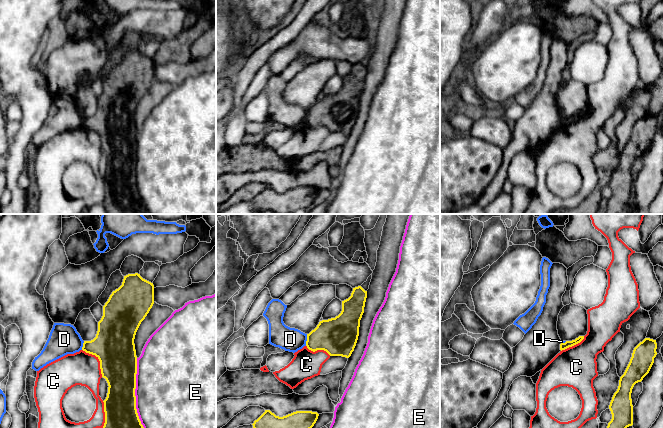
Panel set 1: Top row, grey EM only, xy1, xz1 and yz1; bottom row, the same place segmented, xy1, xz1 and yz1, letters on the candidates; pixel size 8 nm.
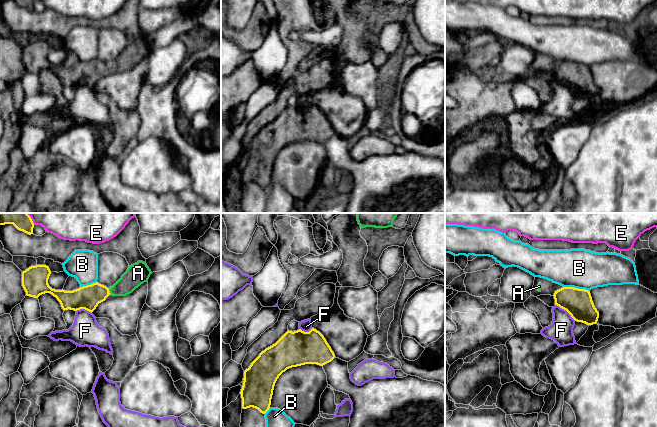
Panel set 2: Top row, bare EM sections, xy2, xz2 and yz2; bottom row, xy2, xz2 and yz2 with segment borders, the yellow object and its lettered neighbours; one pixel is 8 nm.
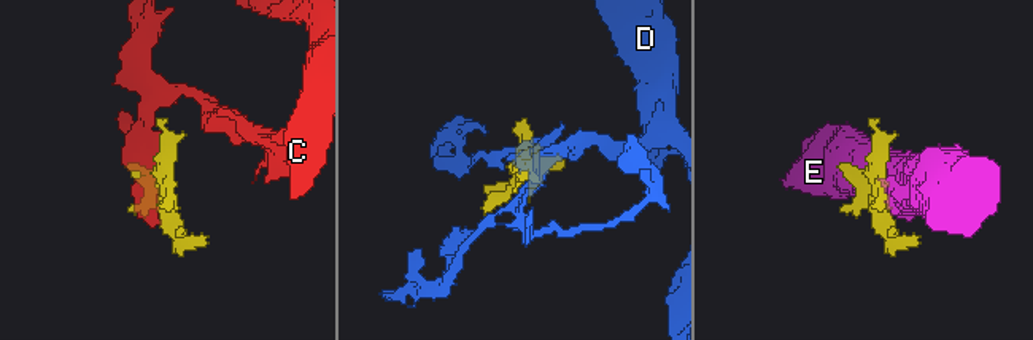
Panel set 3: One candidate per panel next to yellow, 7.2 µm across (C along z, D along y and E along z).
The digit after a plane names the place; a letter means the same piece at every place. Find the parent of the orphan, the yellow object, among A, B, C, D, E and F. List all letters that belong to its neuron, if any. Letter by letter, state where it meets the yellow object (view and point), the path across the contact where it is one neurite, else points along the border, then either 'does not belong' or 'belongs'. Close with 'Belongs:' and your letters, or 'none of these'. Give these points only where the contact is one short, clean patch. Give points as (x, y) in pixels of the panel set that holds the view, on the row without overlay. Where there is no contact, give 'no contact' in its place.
A: meets yellow in xy2 at (108, 66); runs through xy2 (88, 73), (108, 66), (123, 63), (135, 51); belongs
B: meets yellow in yz2 at (576, 64); does not belong
C: meets yellow in xy1 at (99, 136); does not belong
D: meets yellow in xz1 at (307, 116); border along xz1 (307, 110), (305, 121); does not belong
E: meets yellow in xy1 at (135, 174); does not belong
F: meets yellow in yz2 at (565, 85); border along yz2 (555, 80), (563, 84), (575, 96); does not belong
Belongs: A

